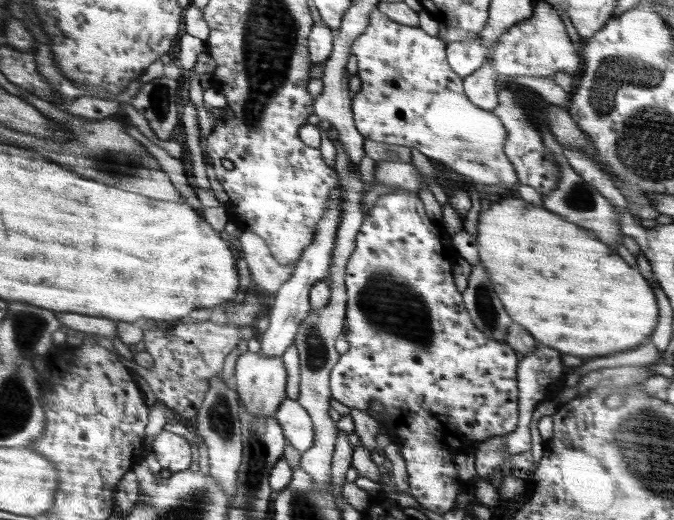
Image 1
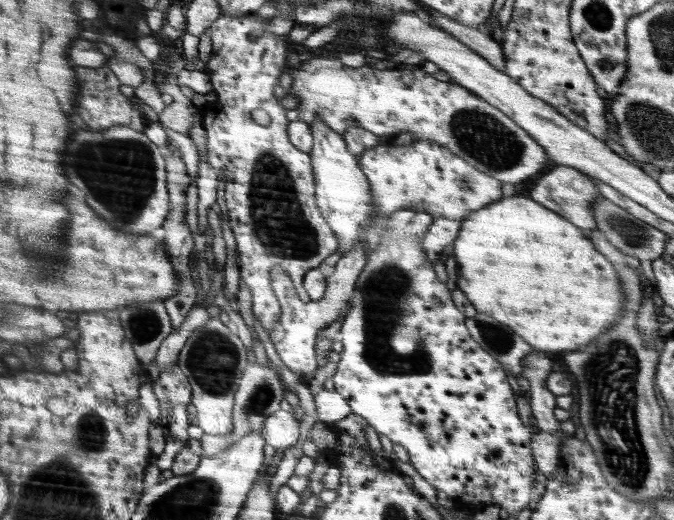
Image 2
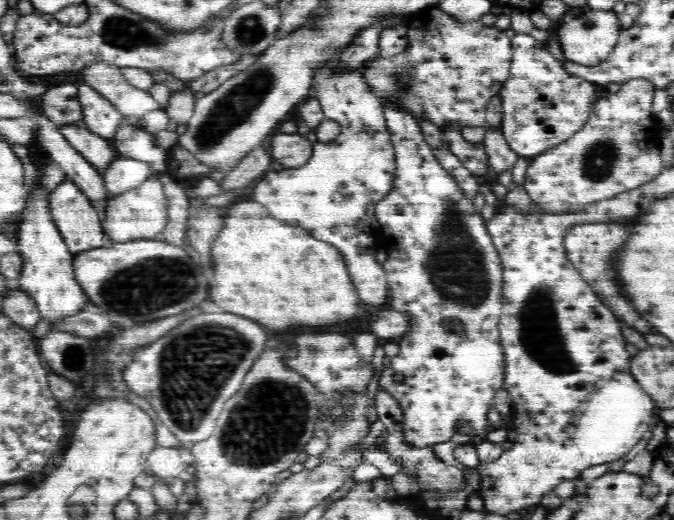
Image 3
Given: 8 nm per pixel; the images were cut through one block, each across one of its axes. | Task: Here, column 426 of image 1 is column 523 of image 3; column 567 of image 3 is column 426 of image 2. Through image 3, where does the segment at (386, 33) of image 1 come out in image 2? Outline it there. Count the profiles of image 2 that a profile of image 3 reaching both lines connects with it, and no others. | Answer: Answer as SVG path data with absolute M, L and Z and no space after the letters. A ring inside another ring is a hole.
M317 58L311 60L311 64L305 64L305 68L293 66L289 72L293 72L295 78L289 94L301 100L299 110L303 122L315 124L315 120L323 116L327 126L341 136L353 126L349 118L359 120L361 128L379 138L409 134L417 142L427 140L449 148L479 172L493 176L499 184L521 182L541 170L541 166L547 166L541 146L535 144L535 140L531 140L531 136L527 136L507 114L501 114L481 96L455 82L439 82L427 74L423 64L399 66L393 70L375 70L369 64L351 70L339 60Z

